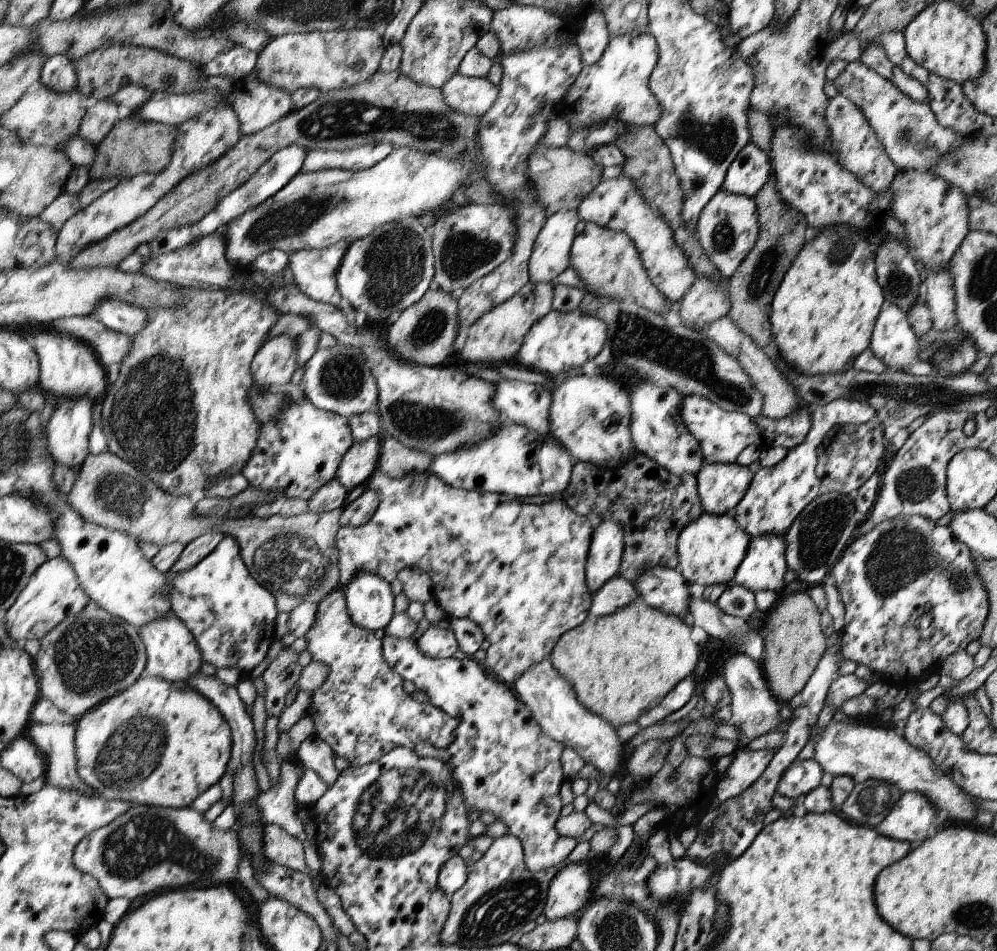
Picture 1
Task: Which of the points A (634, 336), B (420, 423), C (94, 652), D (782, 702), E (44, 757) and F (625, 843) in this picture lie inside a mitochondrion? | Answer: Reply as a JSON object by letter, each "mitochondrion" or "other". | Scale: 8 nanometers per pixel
{"A":"mitochondrion","B":"mitochondrion","C":"mitochondrion","D":"other","E":"other","F":"other"}

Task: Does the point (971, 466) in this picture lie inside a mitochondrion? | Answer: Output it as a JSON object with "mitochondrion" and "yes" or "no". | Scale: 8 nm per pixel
{"mitochondrion":"no"}

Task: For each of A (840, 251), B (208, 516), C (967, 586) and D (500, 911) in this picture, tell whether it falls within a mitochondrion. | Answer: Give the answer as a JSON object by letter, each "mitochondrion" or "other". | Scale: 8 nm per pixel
{"A":"mitochondrion","B":"other","C":"mitochondrion","D":"mitochondrion"}

